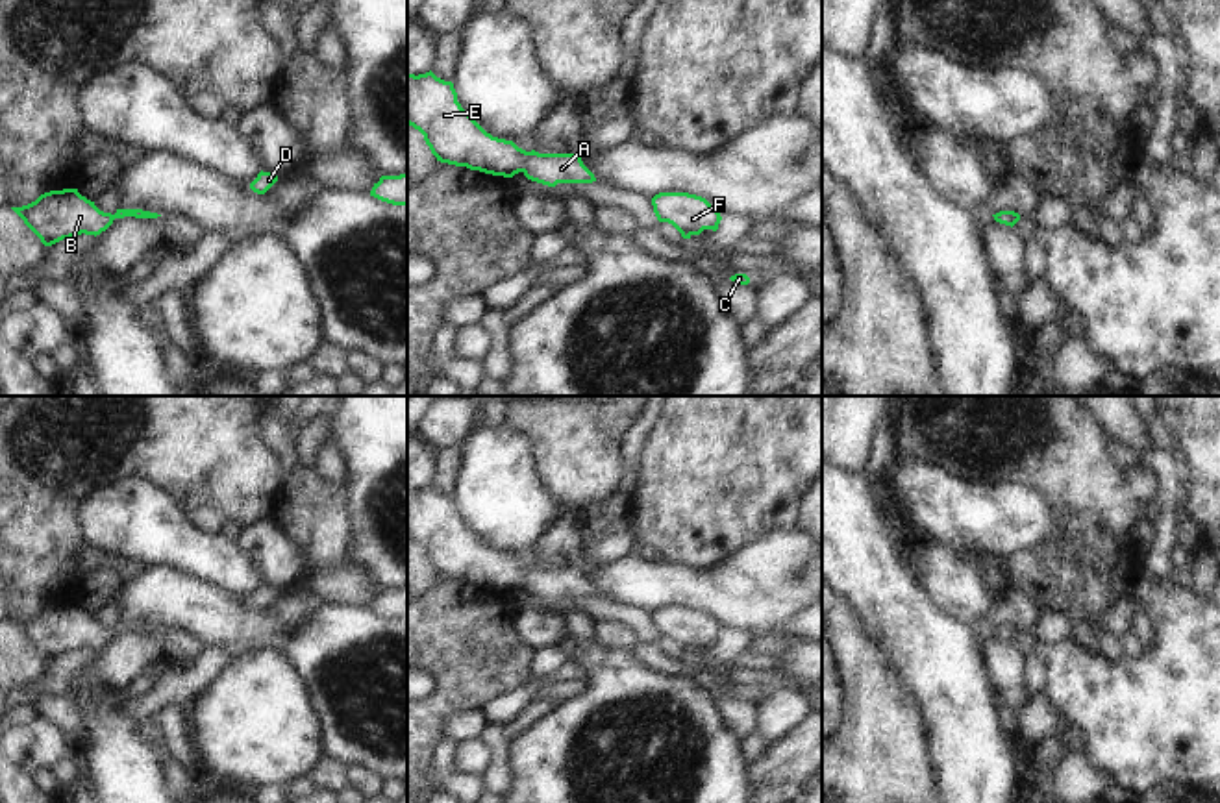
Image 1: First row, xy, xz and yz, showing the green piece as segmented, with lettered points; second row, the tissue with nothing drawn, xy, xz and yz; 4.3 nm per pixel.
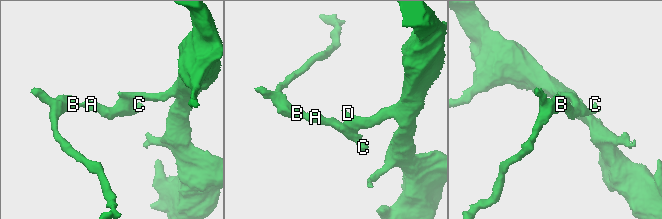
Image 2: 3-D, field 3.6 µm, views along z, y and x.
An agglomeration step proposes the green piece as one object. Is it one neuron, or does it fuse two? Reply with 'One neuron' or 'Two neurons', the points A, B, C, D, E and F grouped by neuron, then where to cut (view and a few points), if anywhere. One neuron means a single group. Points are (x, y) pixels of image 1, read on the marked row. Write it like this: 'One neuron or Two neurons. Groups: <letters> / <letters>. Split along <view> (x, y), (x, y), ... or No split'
One neuron. Groups: A B C D E F. No split

